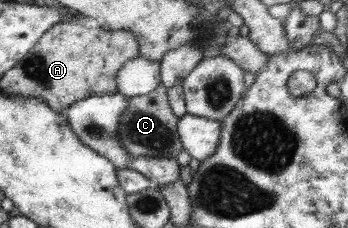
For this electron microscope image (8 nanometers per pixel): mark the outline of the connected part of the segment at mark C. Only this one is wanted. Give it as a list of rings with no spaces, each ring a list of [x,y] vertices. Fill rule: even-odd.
[[[159,85],[147,95],[129,98],[129,109],[121,114],[119,139],[132,157],[176,158],[184,149],[179,136],[178,117],[171,111],[166,90],[165,85]]]

